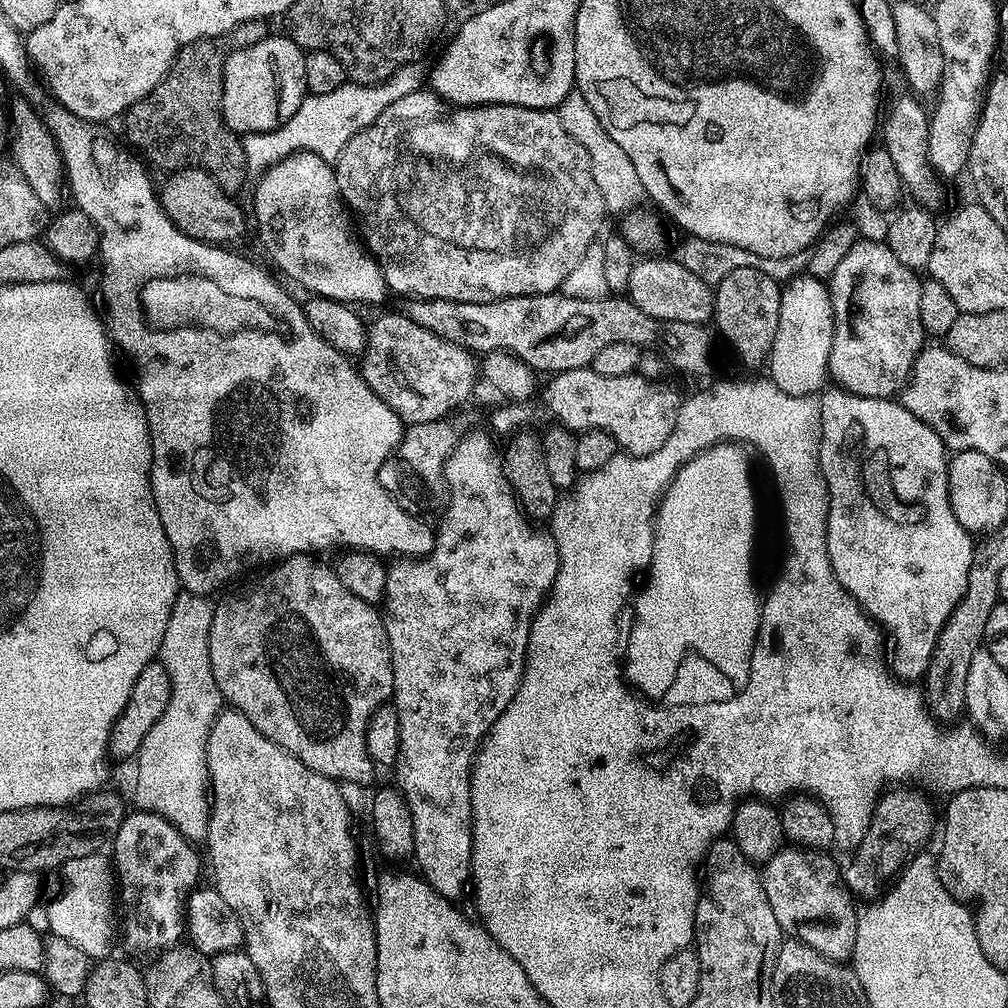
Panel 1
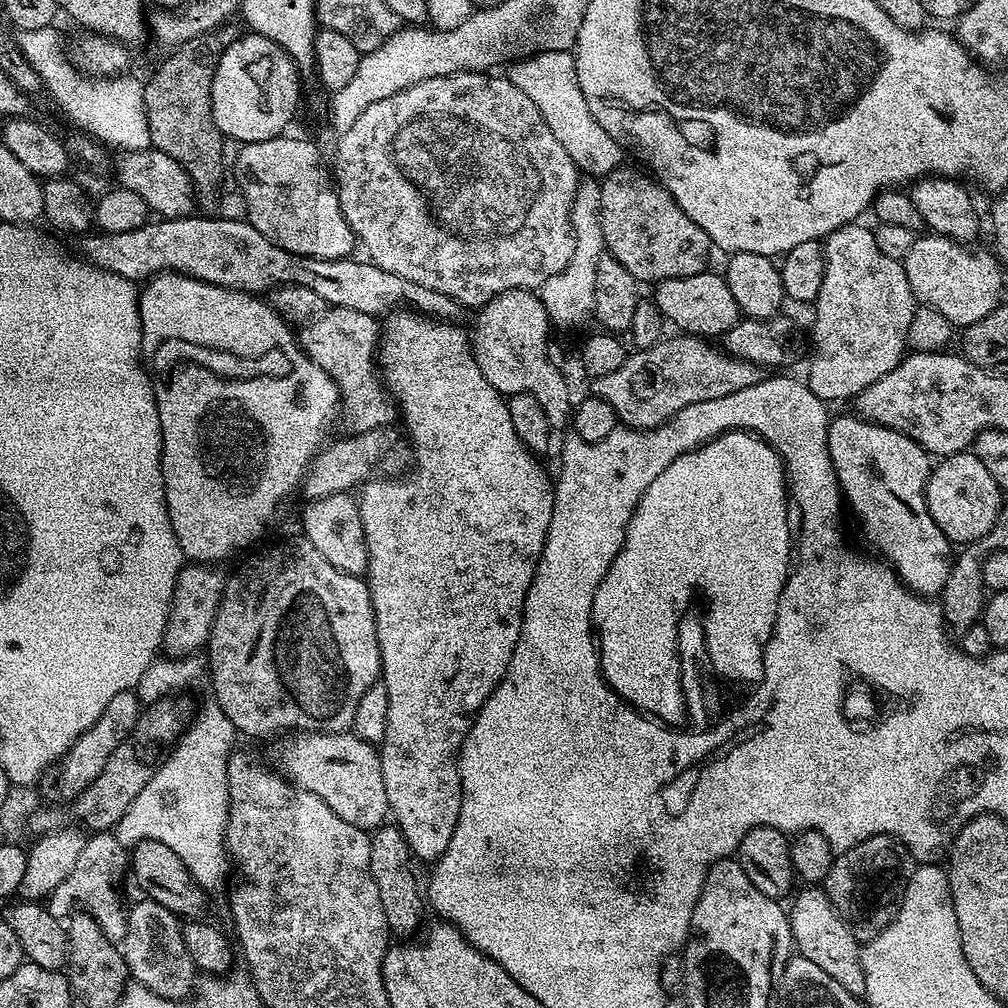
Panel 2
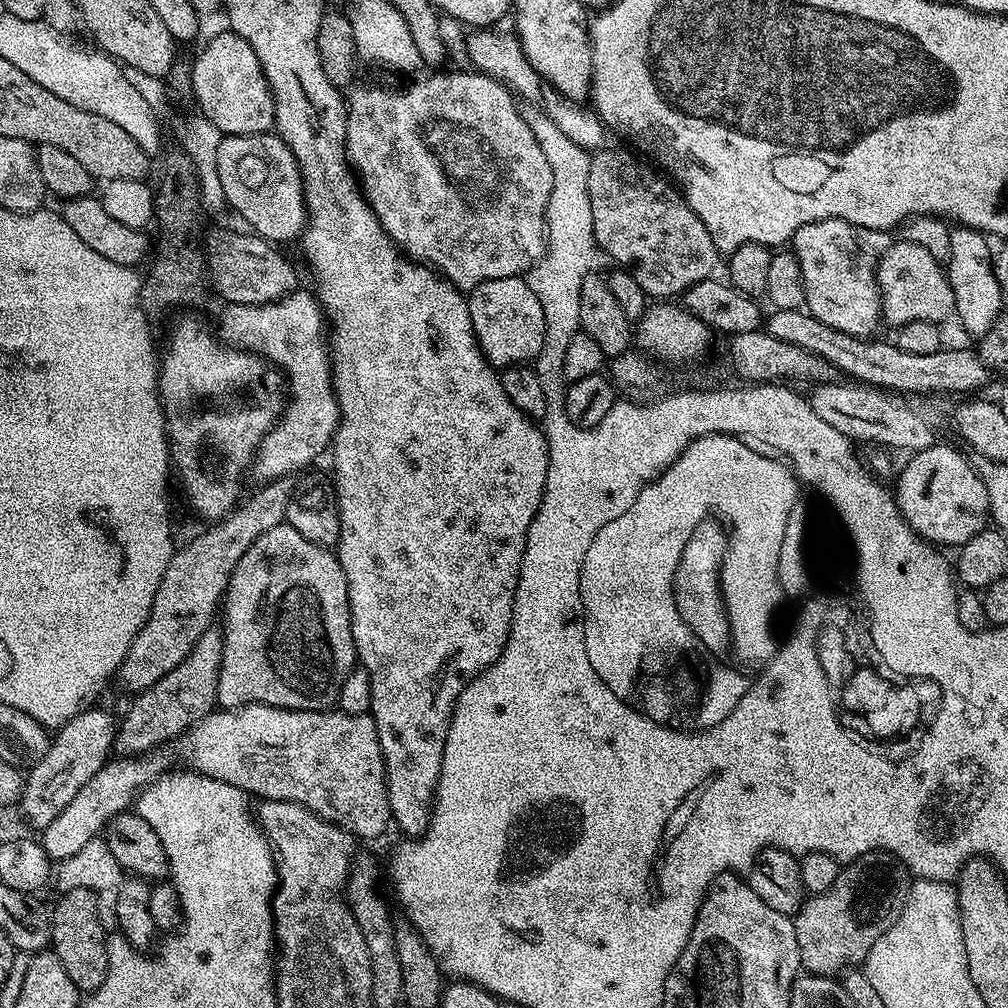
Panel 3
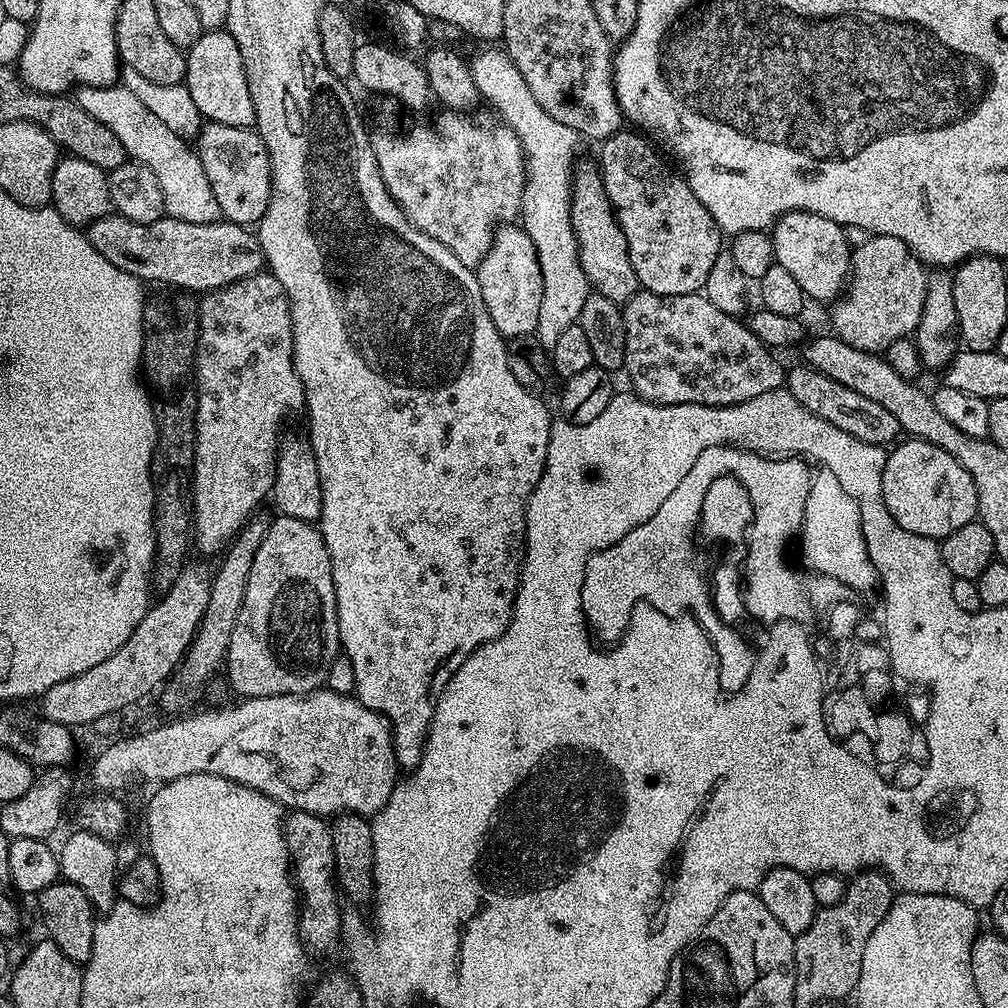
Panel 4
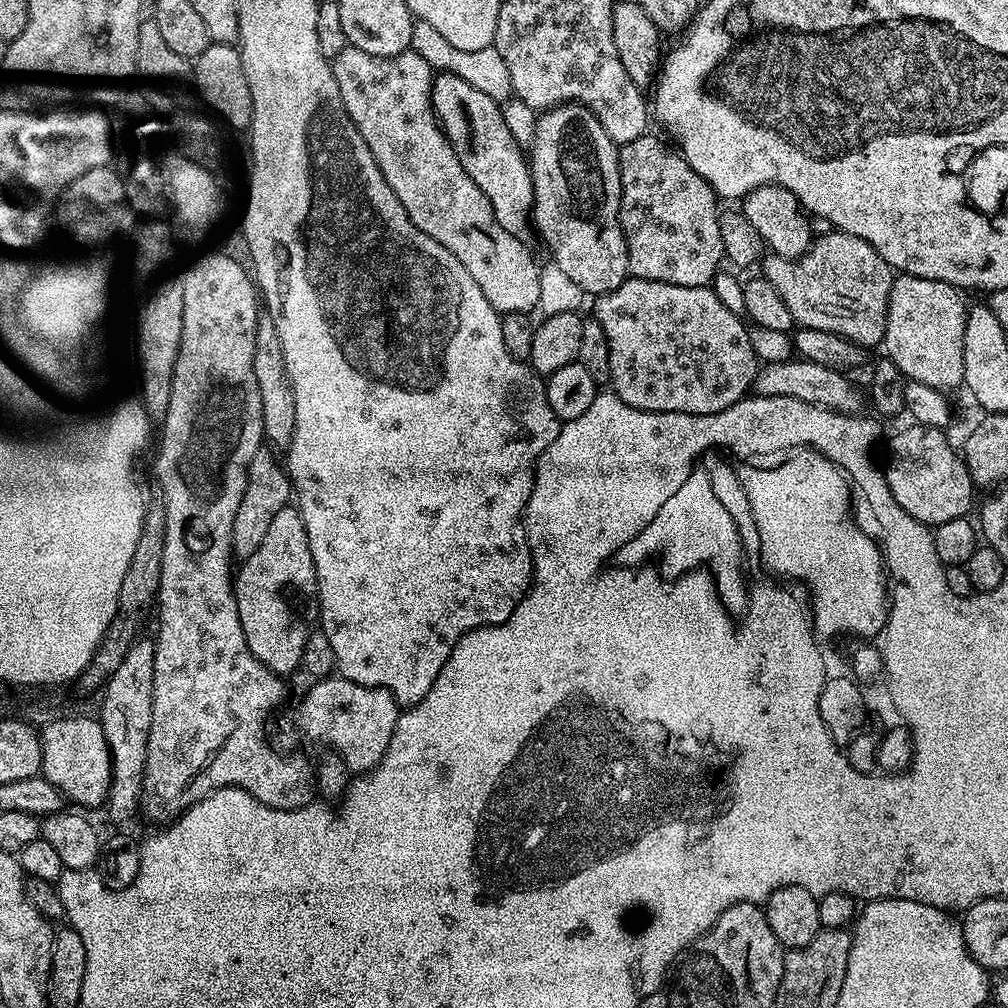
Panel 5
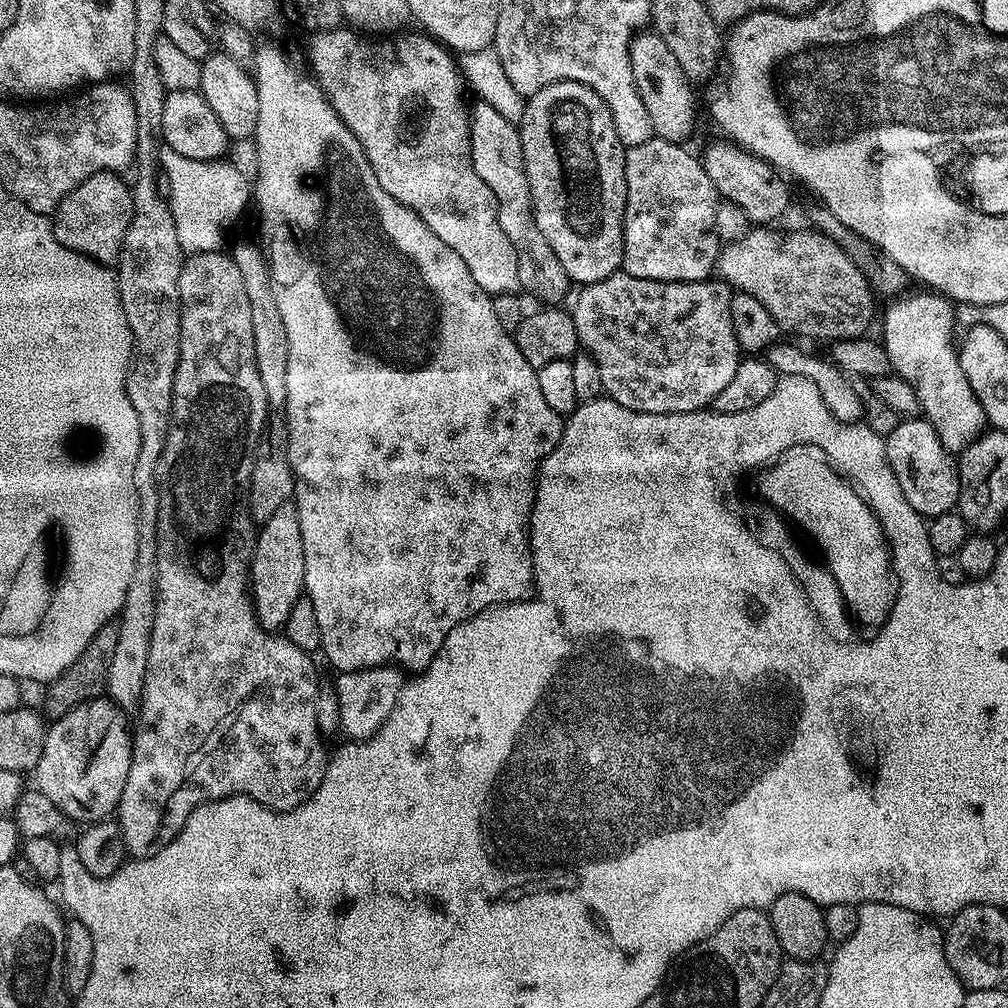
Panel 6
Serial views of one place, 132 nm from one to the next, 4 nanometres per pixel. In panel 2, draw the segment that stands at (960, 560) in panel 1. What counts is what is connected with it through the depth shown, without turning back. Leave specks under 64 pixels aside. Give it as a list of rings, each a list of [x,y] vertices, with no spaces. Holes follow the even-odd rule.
[[[852,414],[840,416],[837,420],[835,417],[829,423],[828,449],[843,499],[852,500],[853,506],[860,511],[860,520],[864,523],[865,530],[870,532],[873,542],[880,547],[879,555],[895,568],[896,575],[912,591],[925,598],[939,597],[948,577],[950,542],[946,534],[938,530],[938,522],[934,522],[924,497],[924,487],[930,471],[929,453],[924,451],[921,444],[911,440],[906,432],[884,428],[881,424],[871,424],[868,420],[861,420]]]

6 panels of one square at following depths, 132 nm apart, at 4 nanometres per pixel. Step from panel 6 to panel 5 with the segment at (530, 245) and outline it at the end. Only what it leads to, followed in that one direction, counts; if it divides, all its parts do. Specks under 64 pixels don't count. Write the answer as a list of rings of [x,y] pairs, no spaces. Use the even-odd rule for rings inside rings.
[[[437,71],[432,81],[432,108],[462,162],[462,170],[466,170],[466,174],[474,178],[478,190],[486,194],[496,221],[514,234],[514,238],[531,241],[534,236],[534,186],[530,160],[514,134],[510,134],[501,105],[453,73]]]

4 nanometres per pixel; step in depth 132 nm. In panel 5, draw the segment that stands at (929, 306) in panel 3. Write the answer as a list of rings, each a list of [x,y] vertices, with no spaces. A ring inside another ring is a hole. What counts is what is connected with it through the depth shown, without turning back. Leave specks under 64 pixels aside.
[[[828,230],[821,240],[813,239],[807,252],[795,260],[769,255],[763,268],[763,279],[778,290],[778,298],[786,302],[799,327],[844,336],[865,350],[871,350],[875,344],[883,345],[894,270],[869,240],[849,232]]]

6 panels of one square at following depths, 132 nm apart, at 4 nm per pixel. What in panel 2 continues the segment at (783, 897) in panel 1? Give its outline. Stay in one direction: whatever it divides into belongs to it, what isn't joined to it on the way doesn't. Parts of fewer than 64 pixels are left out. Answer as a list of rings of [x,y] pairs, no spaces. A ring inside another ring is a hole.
[[[804,886],[795,893],[790,904],[790,919],[792,921],[792,939],[794,948],[799,955],[804,956],[814,966],[822,966],[838,986],[850,990],[850,994],[863,997],[866,990],[866,974],[862,970],[861,941],[857,940],[855,932],[848,923],[836,912],[830,898],[820,886]]]

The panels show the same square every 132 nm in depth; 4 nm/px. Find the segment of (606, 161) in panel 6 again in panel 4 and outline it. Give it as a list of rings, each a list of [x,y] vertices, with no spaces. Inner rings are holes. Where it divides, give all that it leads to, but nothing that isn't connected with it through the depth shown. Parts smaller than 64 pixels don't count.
[[[595,159],[582,160],[572,173],[572,225],[582,270],[595,291],[623,306],[641,291],[638,274],[634,274],[634,266],[630,266],[626,234],[622,234],[622,226],[616,220],[616,212],[604,189],[600,165]]]

